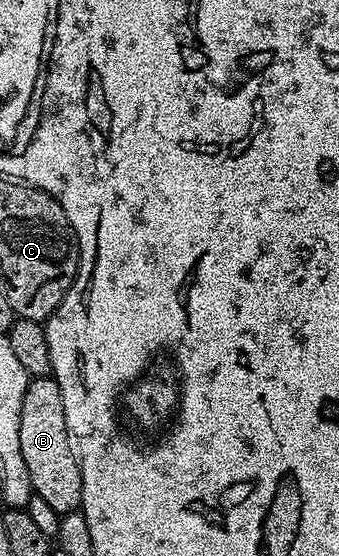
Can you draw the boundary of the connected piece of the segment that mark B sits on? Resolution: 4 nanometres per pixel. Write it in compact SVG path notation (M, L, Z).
M52 376L31 377L24 392L24 408L20 408L20 456L24 456L28 476L32 476L32 488L35 494L38 494L59 516L71 514L81 507L82 469L78 463L76 447L64 420L64 396L60 396L60 388Z

